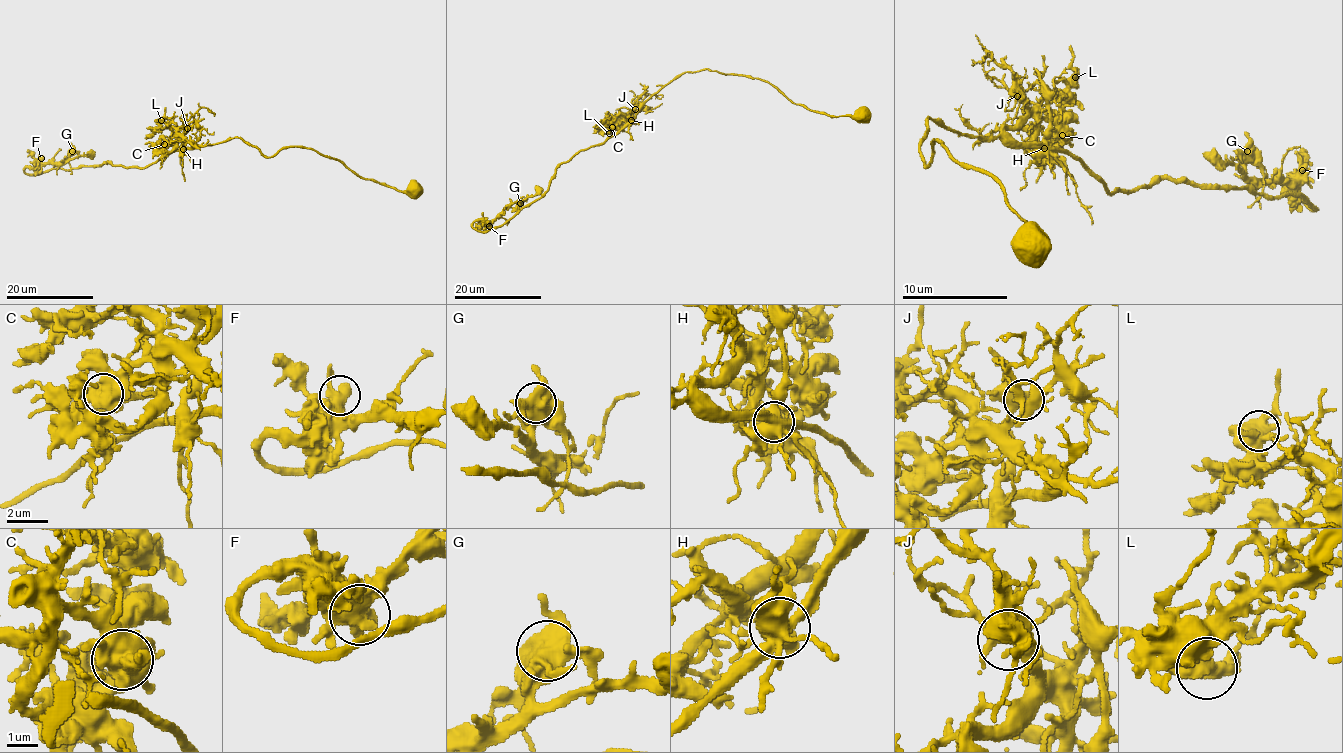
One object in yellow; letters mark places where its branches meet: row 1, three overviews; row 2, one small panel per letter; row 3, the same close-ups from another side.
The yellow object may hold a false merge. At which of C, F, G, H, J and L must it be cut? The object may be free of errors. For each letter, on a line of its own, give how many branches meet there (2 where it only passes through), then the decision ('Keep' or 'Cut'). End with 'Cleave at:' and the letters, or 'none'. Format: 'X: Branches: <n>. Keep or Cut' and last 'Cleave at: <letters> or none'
C: Branches: 5. Keep
F: Branches: 2. Keep
G: Branches: 5. Keep
H: Branches: 6. Cut
J: Branches: 8. Keep
L: Branches: 4. Keep
Cleave at: H

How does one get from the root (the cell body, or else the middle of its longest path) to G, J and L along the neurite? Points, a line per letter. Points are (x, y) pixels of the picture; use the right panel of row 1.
G: (1027, 249), (983, 170), (938, 141), (924, 164), (927, 119), (1064, 149), (1112, 193), (1260, 193), (1247, 151)
J: (1027, 249), (983, 170), (919, 149), (927, 119), (996, 138), (1017, 96)
L: (1027, 249), (1035, 233), (983, 170), (938, 141), (924, 164), (919, 146), (927, 119), (996, 138), (1075, 77)

